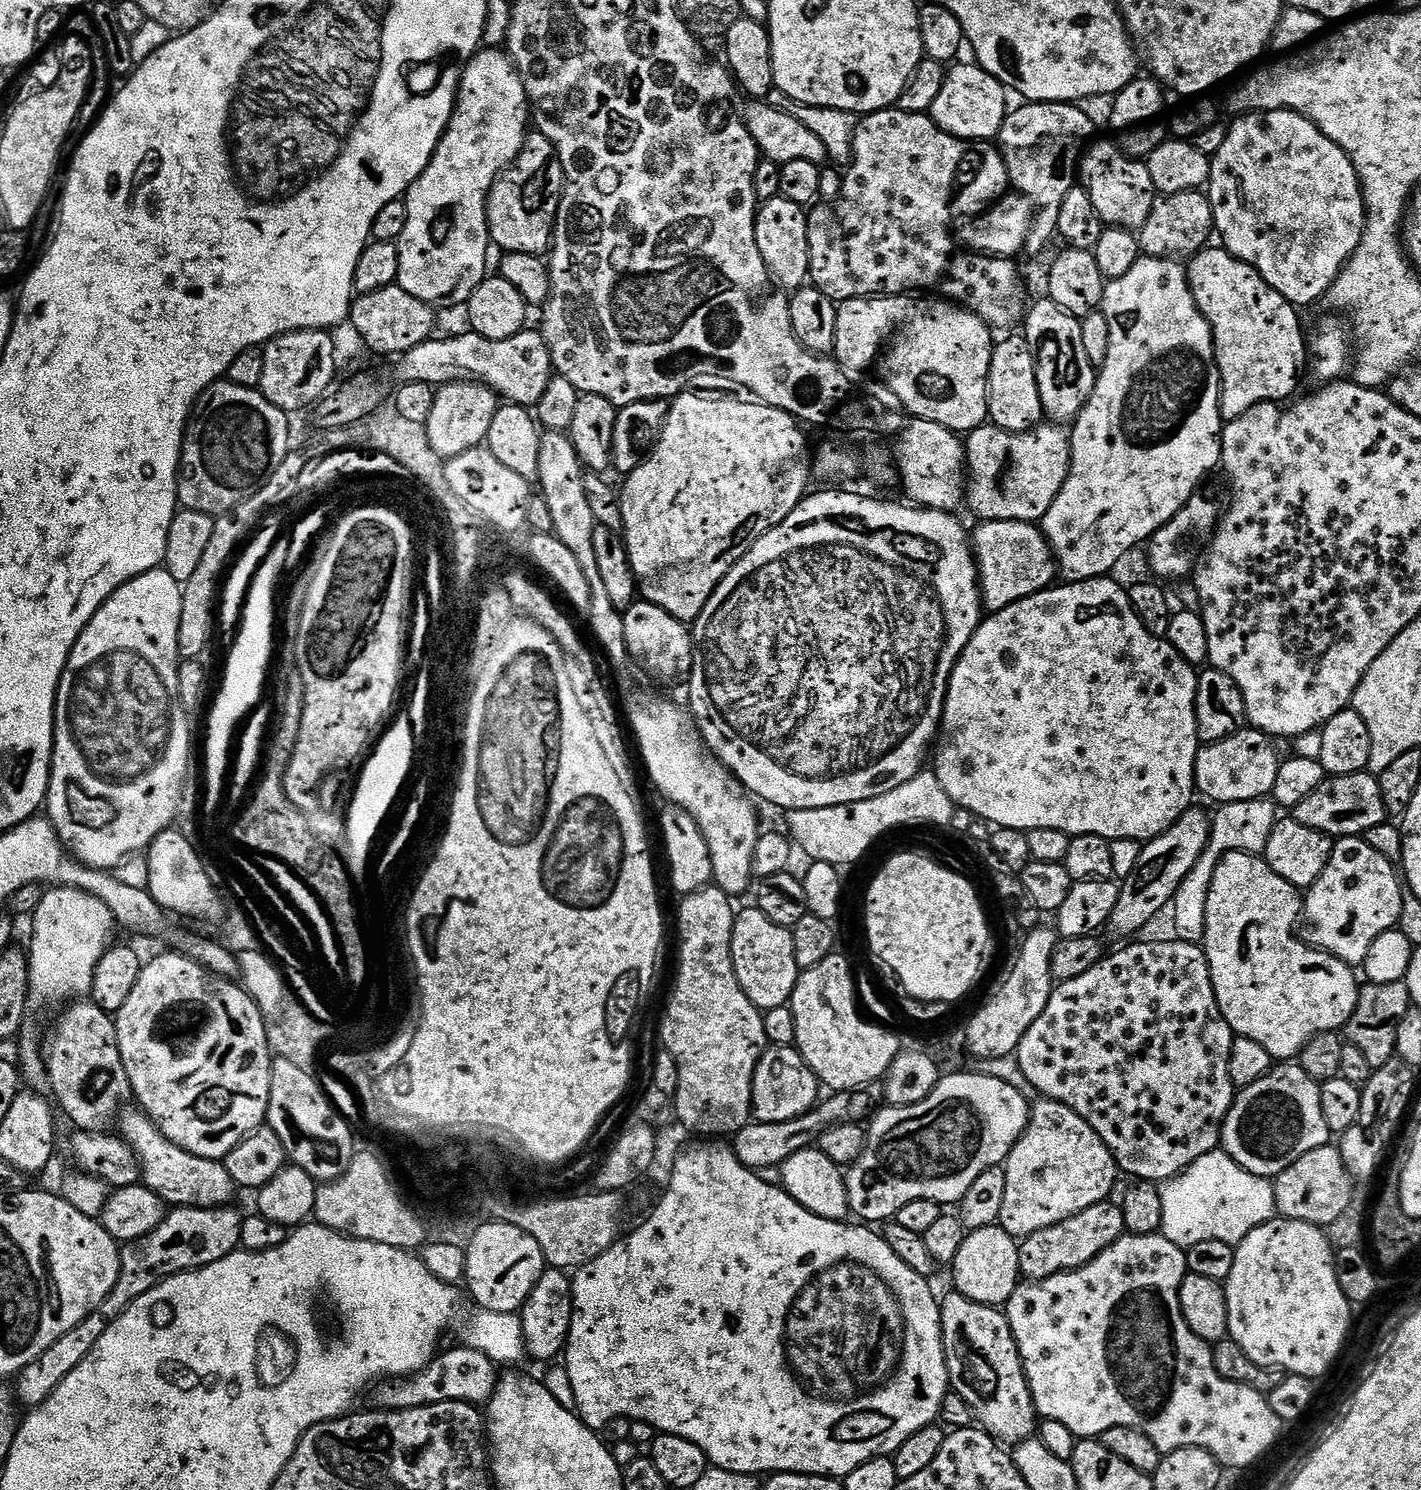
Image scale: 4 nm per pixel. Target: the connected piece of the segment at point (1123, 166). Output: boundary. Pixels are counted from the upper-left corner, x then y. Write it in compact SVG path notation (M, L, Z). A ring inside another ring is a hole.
M1097 139L1095 142L1087 145L1086 151L1083 153L1083 155L1085 154L1084 160L1082 156L1082 159L1079 161L1079 183L1084 188L1086 194L1090 196L1095 210L1097 210L1105 225L1113 228L1138 230L1144 225L1146 218L1150 218L1150 210L1154 206L1158 195L1154 186L1154 178L1150 178L1150 170L1143 159L1129 156L1121 145L1119 148L1112 140L1099 140Z

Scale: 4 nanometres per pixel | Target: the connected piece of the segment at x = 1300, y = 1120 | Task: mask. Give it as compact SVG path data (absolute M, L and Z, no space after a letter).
M1280 1062L1258 1082L1239 1089L1222 1125L1222 1148L1250 1174L1275 1178L1302 1154L1330 1143L1326 1118L1322 1118L1320 1085L1296 1062Z

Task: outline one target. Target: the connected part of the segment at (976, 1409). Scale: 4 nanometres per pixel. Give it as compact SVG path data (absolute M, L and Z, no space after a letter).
M955 1290L949 1292L940 1305L940 1321L951 1391L967 1402L989 1436L1005 1445L1019 1445L1037 1431L1038 1413L1007 1315L999 1307L968 1300Z

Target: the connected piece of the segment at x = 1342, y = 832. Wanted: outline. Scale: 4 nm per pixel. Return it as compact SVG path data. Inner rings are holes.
M1365 770L1358 774L1342 774L1328 776L1307 798L1302 798L1296 808L1291 809L1291 819L1302 822L1302 826L1310 826L1310 830L1318 830L1333 838L1345 836L1363 837L1364 832L1372 832L1383 820L1389 819L1386 802L1382 802L1382 786L1373 773Z

